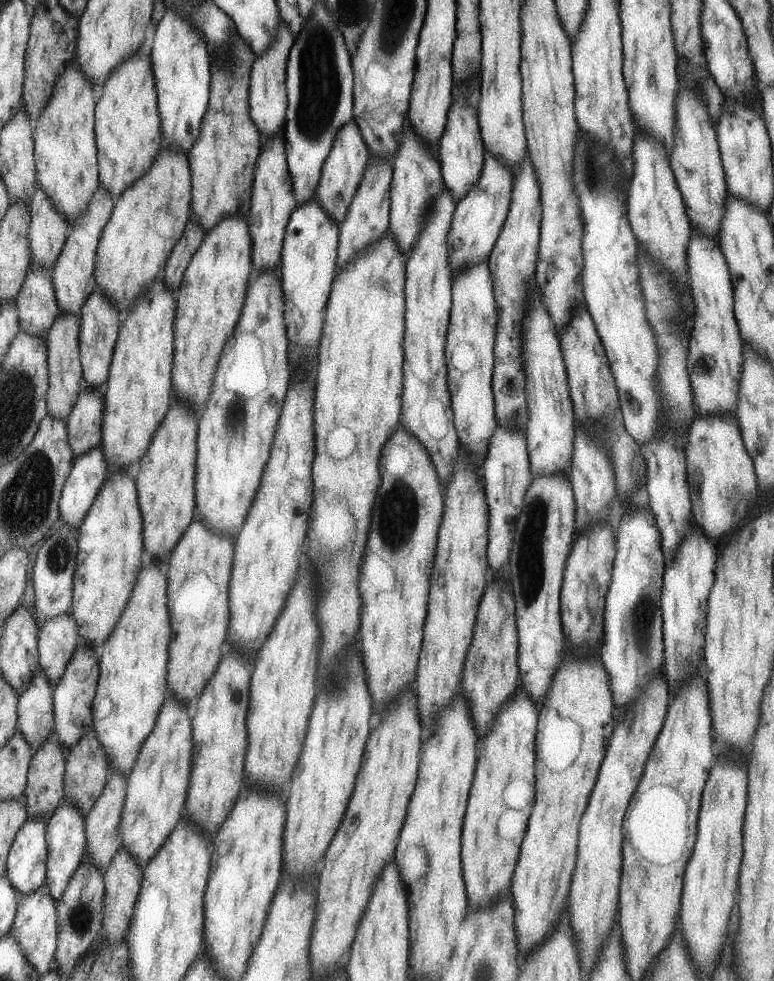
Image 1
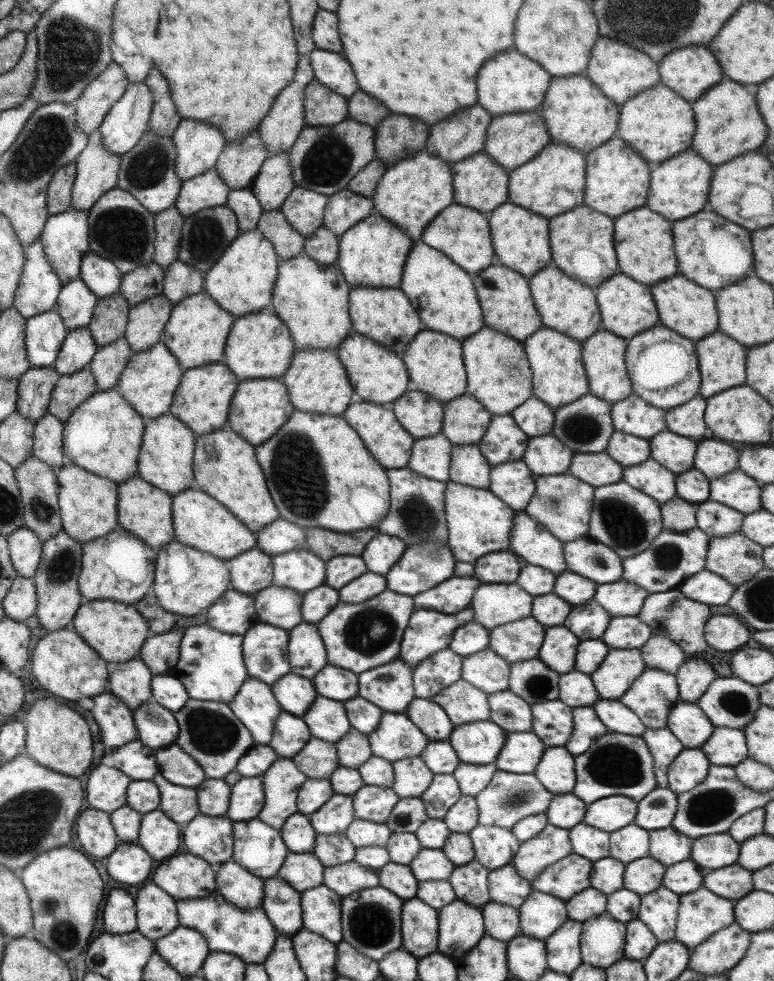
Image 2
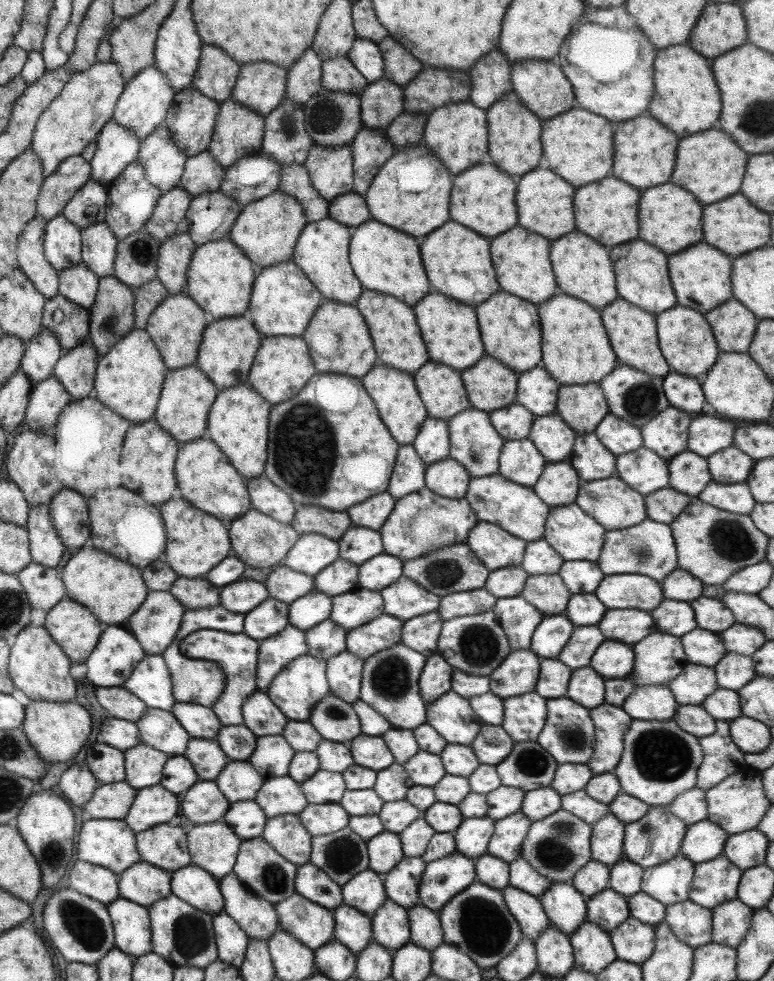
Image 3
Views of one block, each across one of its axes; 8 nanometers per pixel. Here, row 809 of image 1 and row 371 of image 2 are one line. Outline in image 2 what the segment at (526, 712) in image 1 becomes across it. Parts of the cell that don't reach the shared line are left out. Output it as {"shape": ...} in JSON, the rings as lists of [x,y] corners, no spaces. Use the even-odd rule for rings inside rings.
{"shape":[[[485,326],[463,340],[463,366],[466,374],[465,394],[475,396],[492,415],[510,414],[531,397],[531,367],[525,359],[523,343]]]}

